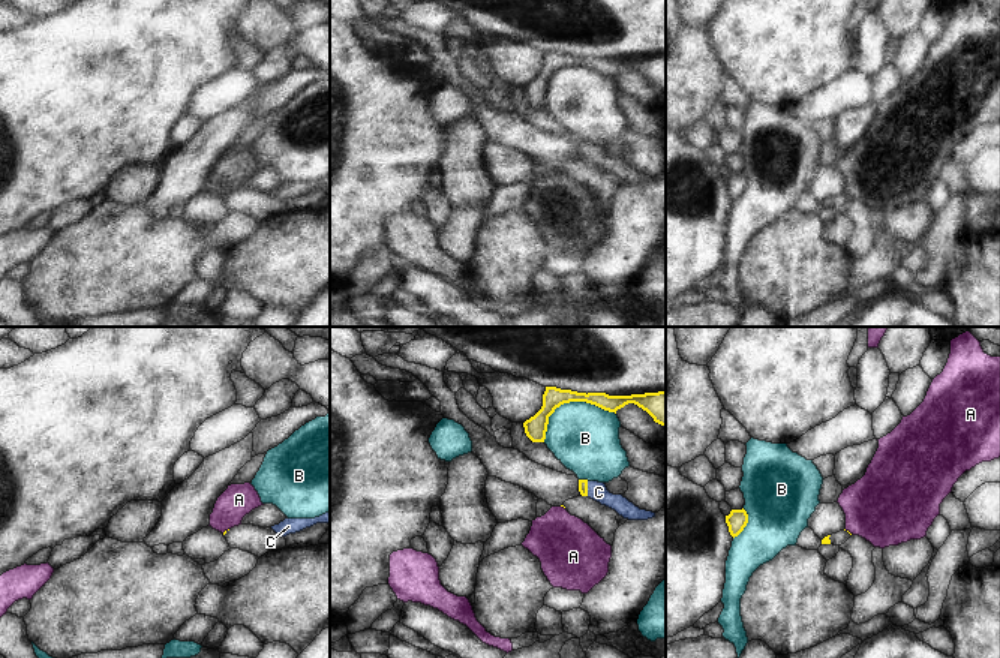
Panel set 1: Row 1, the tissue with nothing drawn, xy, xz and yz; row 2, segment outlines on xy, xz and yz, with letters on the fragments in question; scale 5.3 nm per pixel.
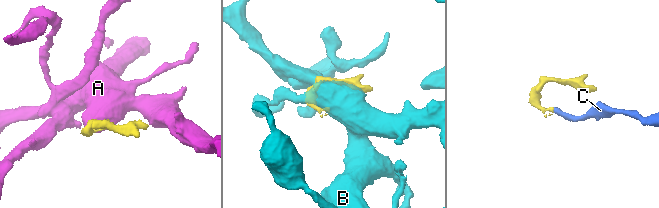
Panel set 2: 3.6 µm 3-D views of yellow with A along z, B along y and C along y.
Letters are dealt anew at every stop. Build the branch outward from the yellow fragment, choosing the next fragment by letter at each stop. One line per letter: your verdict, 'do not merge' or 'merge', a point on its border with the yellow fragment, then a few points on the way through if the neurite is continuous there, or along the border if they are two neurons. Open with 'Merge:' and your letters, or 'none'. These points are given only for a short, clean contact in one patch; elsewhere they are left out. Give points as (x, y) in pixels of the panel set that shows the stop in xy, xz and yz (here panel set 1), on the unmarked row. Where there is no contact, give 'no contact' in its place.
Merge: C
A: do not merge | xy (225, 195) | along xy (228, 192), (222, 197)
B: do not merge | xz (568, 66)
C: merge | xz (586, 153) | across xz (582, 147), (586, 153), (598, 156)

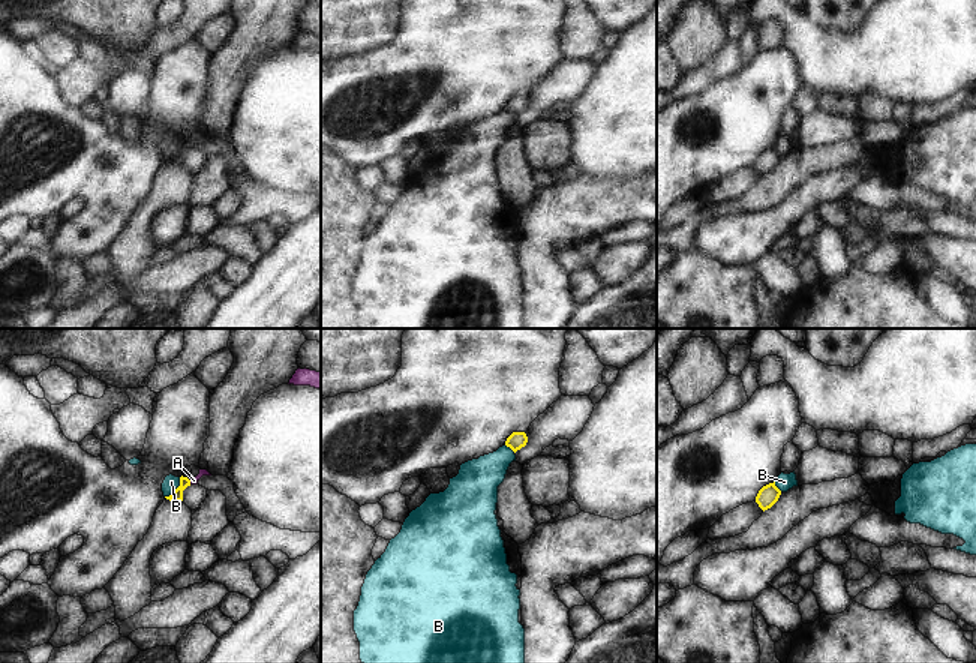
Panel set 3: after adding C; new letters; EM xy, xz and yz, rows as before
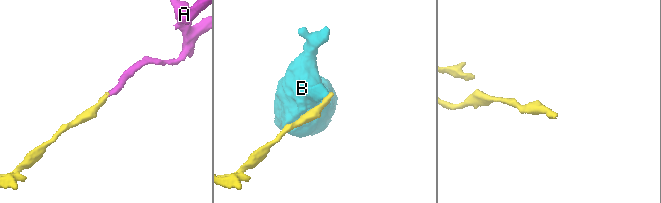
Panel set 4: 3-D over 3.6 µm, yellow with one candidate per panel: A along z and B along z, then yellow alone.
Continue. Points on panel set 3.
Merge: A
A: merge | xy (189, 146) | across xy (177, 159), (189, 146), (194, 144)
B: do not merge | xy (177, 152) | along xy (180, 141), (180, 147), (165, 161)

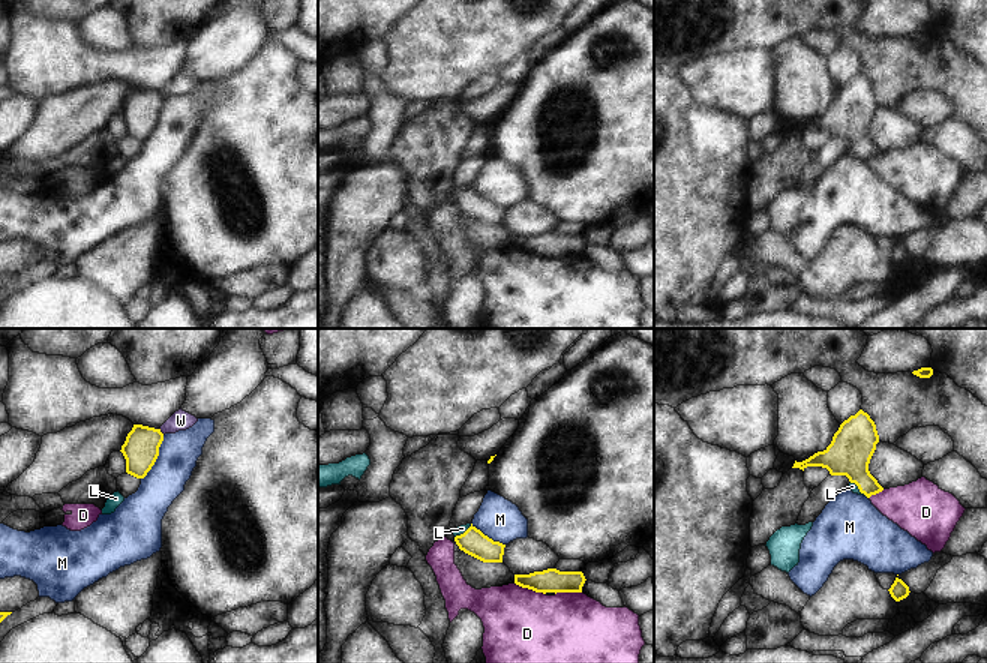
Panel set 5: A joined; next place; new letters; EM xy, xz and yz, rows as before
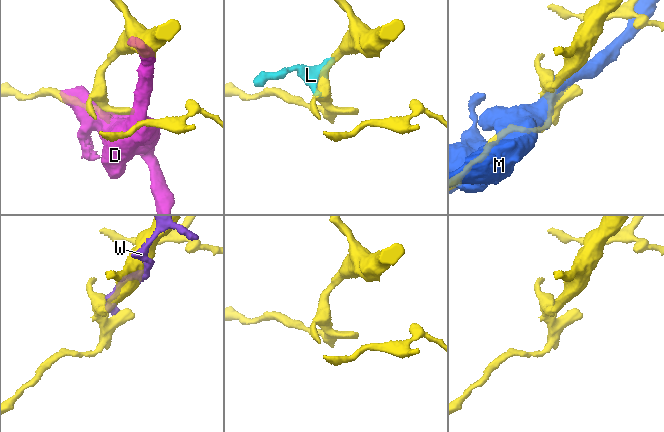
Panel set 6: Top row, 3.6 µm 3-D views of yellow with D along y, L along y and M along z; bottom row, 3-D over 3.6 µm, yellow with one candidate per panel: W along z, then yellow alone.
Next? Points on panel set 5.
Merge: L
D: do not merge | xz (530, 252)
L: merge | xz (464, 197) | across xz (473, 206), (464, 197), (462, 192)
M: do not merge | xy (156, 122)
W: do not merge | xy (159, 95)

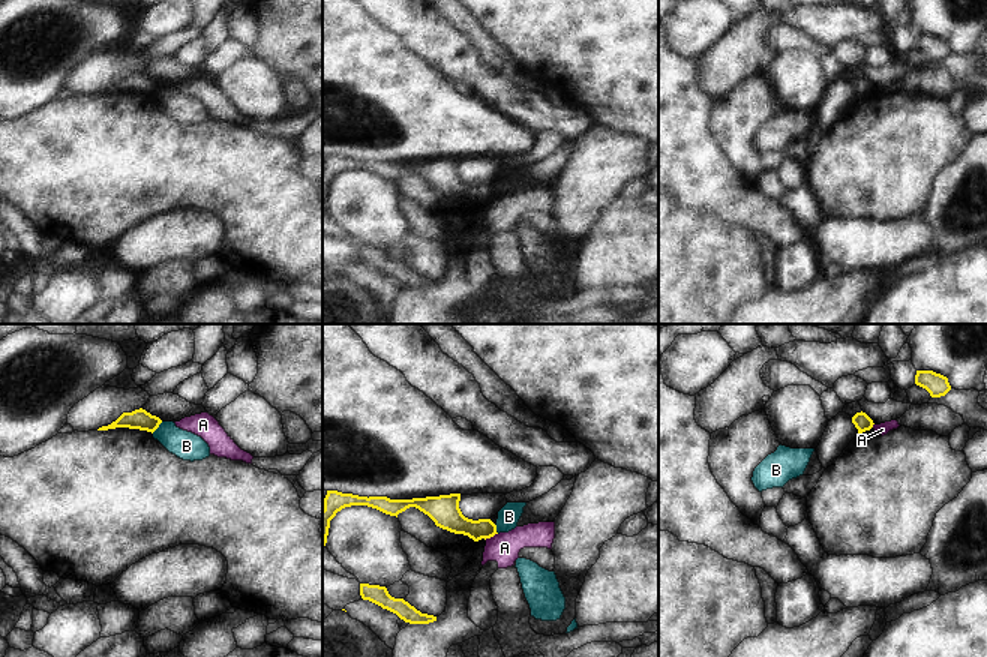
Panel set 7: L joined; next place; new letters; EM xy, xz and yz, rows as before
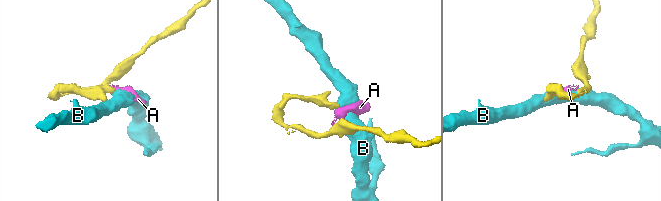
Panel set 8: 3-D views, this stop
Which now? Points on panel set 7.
Merge: none
A: do not merge | xz (491, 200) | along xz (497, 197), (485, 203)
B: do not merge | xy (156, 92) | along xy (162, 86), (152, 96)

